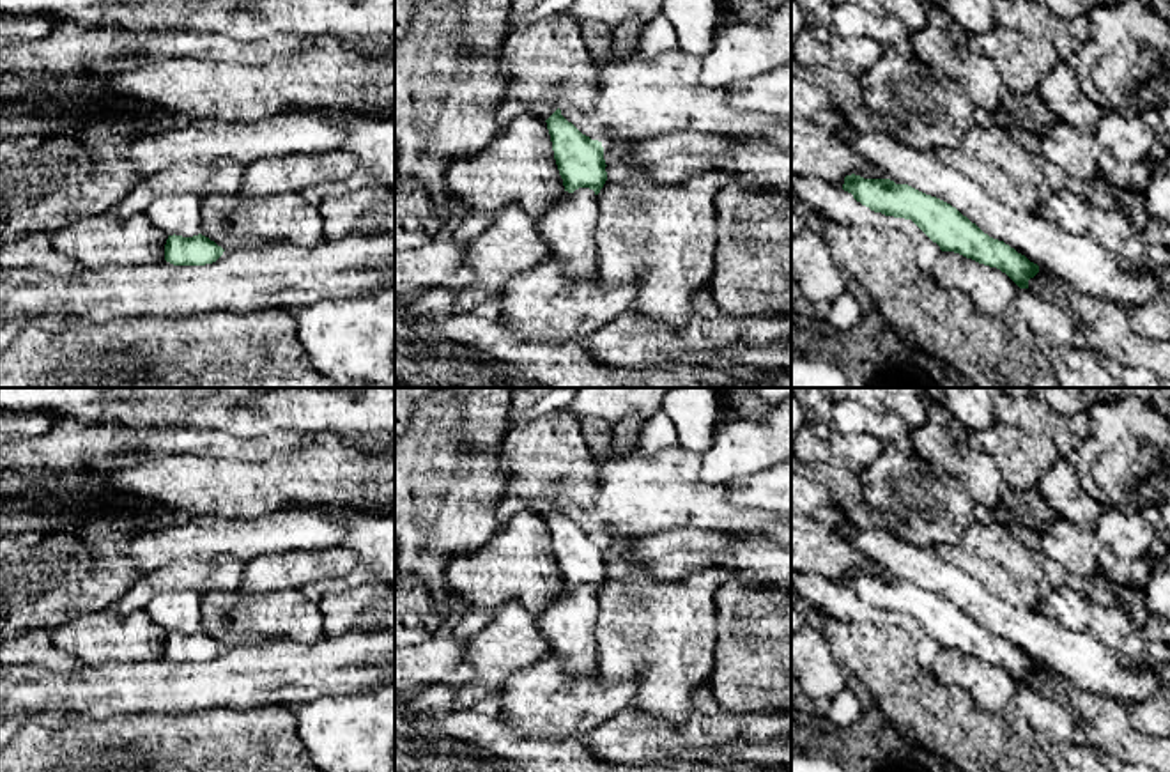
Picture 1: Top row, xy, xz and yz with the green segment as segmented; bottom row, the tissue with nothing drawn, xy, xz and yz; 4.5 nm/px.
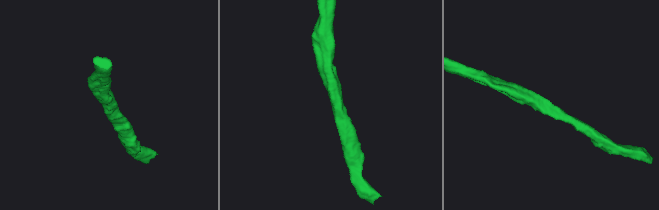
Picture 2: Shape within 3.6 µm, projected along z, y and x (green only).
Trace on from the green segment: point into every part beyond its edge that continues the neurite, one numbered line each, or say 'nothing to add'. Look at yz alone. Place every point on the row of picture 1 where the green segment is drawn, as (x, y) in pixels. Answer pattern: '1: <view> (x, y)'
1: yz (1089, 268)

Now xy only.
1: xy (179, 213)

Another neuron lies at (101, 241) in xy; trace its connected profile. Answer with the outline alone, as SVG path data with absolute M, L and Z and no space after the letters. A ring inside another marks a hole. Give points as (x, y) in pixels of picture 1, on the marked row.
M113 212L87 216L51 234L55 250L69 267L104 269L112 266L143 266L165 260L168 234L154 227L145 212L119 220Z

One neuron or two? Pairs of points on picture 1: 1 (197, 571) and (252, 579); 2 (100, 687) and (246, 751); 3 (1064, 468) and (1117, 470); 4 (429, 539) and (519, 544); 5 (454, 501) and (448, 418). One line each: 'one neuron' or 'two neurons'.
1: two neurons
2: two neurons
3: two neurons
4: two neurons
5: one neuron

